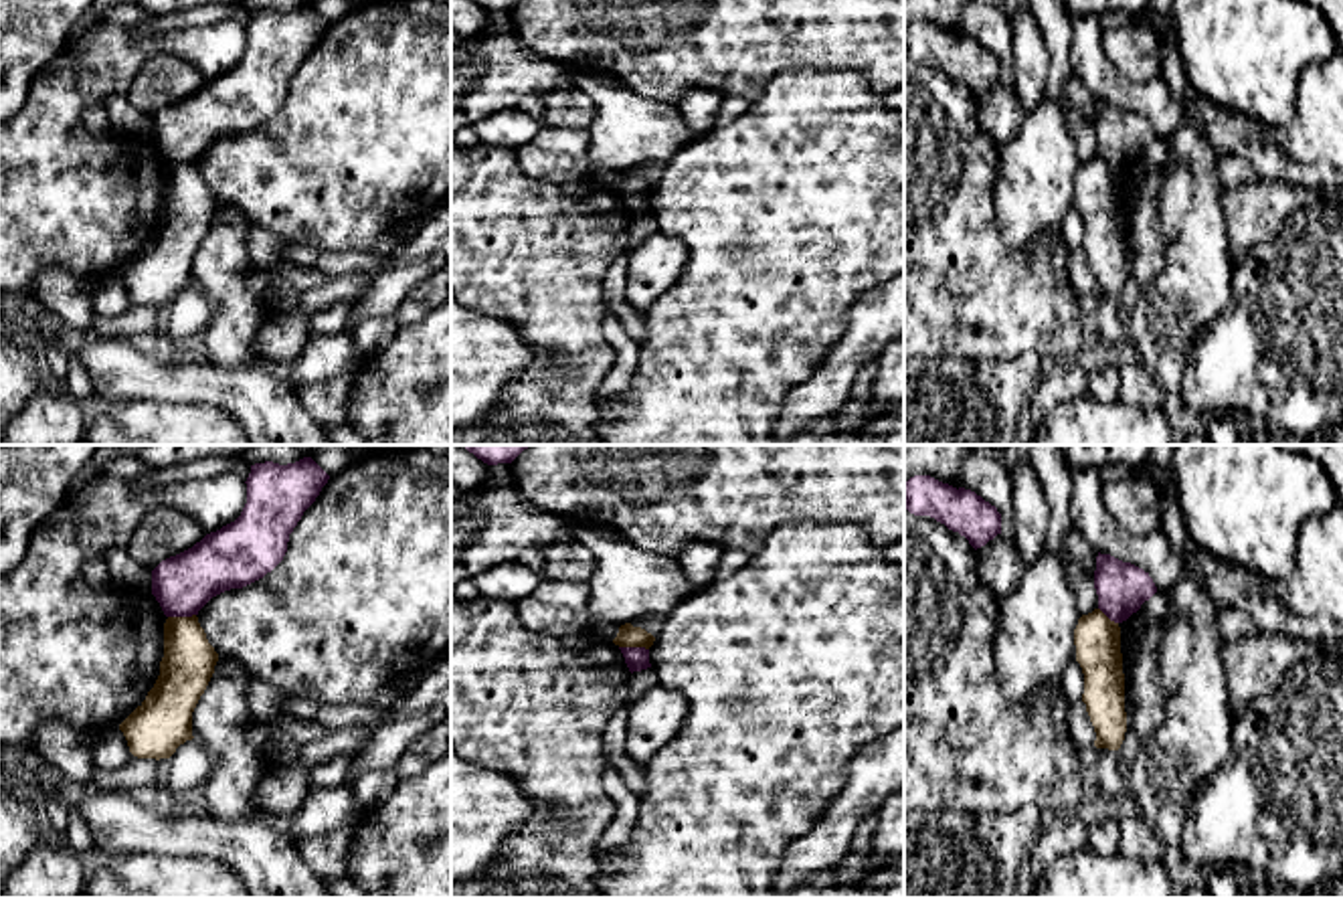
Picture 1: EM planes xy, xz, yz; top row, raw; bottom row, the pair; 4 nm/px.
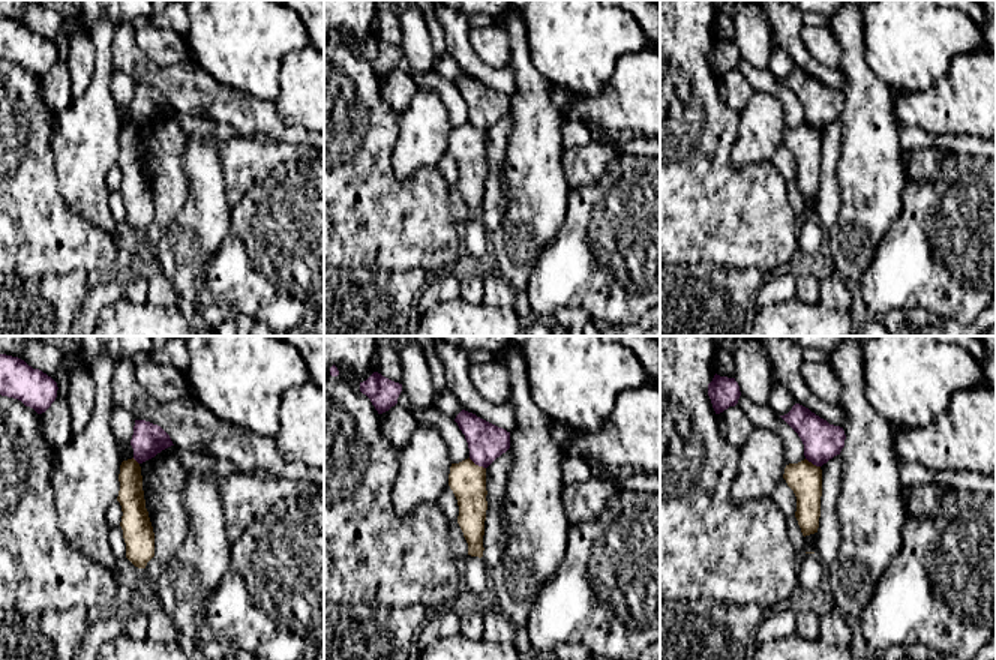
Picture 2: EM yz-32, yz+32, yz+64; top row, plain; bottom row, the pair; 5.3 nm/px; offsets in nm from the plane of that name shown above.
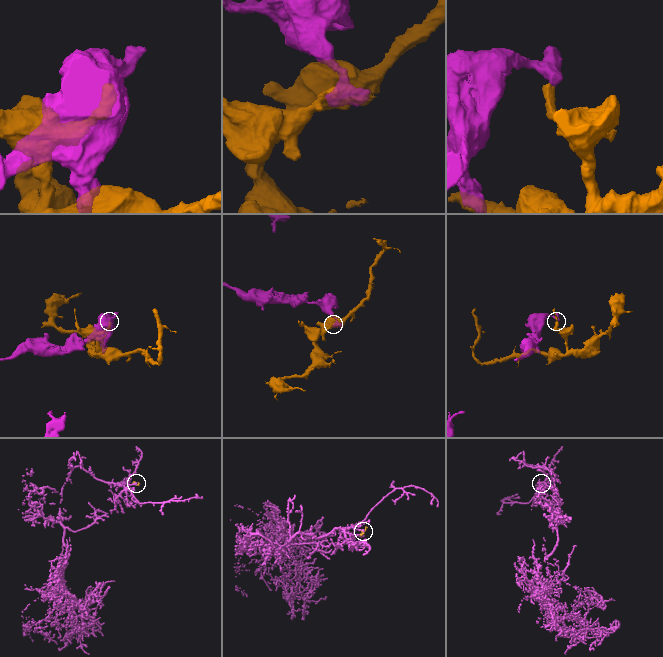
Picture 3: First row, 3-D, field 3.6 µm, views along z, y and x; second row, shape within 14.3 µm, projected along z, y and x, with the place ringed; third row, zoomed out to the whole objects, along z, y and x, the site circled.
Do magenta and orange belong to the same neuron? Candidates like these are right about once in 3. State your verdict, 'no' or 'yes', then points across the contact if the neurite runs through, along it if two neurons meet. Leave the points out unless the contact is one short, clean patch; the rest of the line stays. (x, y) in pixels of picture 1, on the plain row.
no; border xz (619, 193), (644, 193), (648, 197)

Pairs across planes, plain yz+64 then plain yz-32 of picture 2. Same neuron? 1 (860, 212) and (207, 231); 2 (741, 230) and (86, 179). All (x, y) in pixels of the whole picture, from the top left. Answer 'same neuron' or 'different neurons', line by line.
1: same neuron
2: different neurons

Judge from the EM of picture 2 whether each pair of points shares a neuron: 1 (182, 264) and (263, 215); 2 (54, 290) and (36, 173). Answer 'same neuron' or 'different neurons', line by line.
1: different neurons
2: different neurons

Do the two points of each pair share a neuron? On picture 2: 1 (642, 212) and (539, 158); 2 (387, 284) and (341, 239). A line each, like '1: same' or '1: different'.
1: different
2: different

